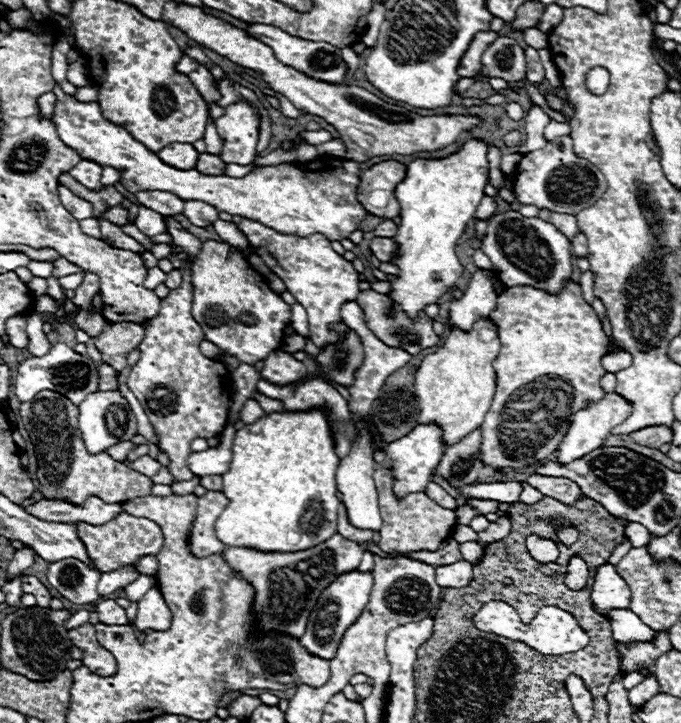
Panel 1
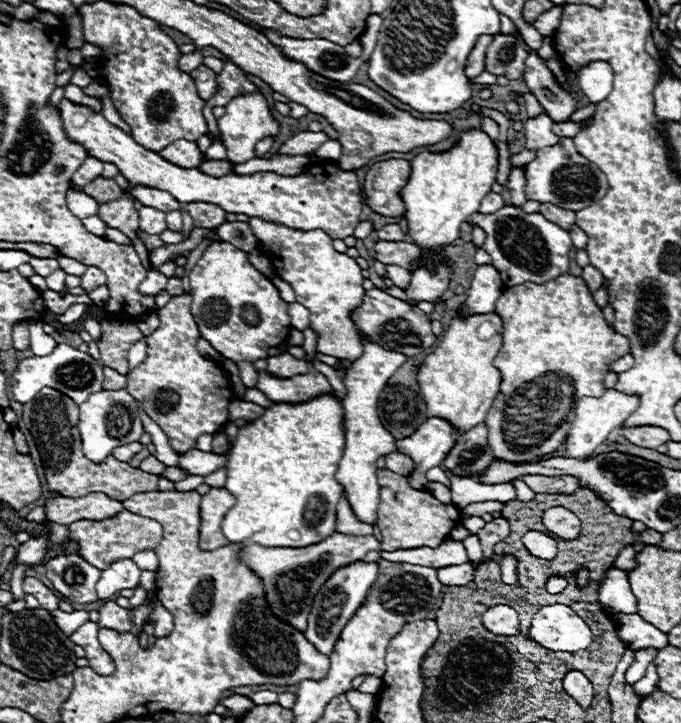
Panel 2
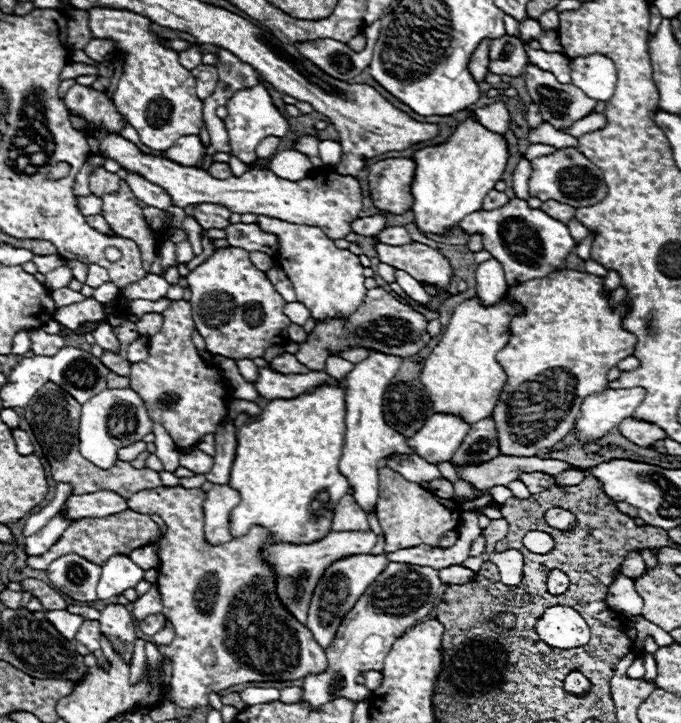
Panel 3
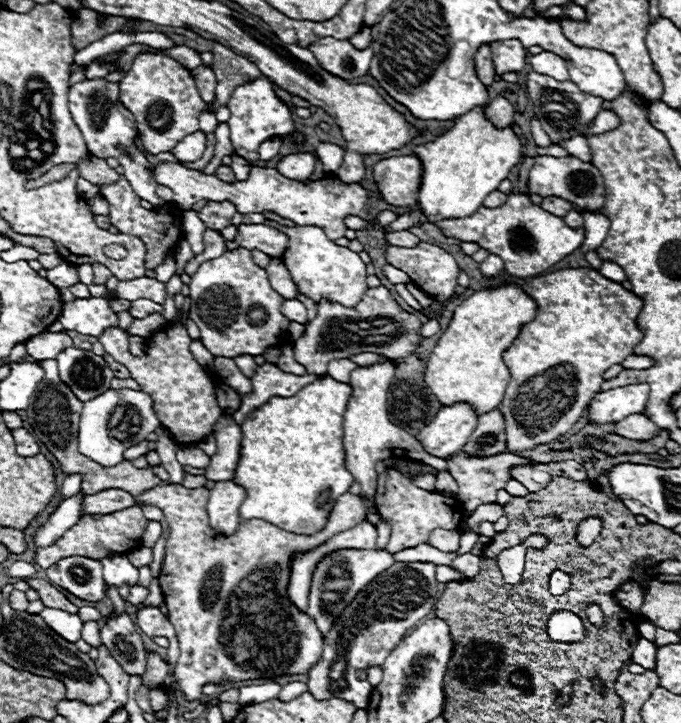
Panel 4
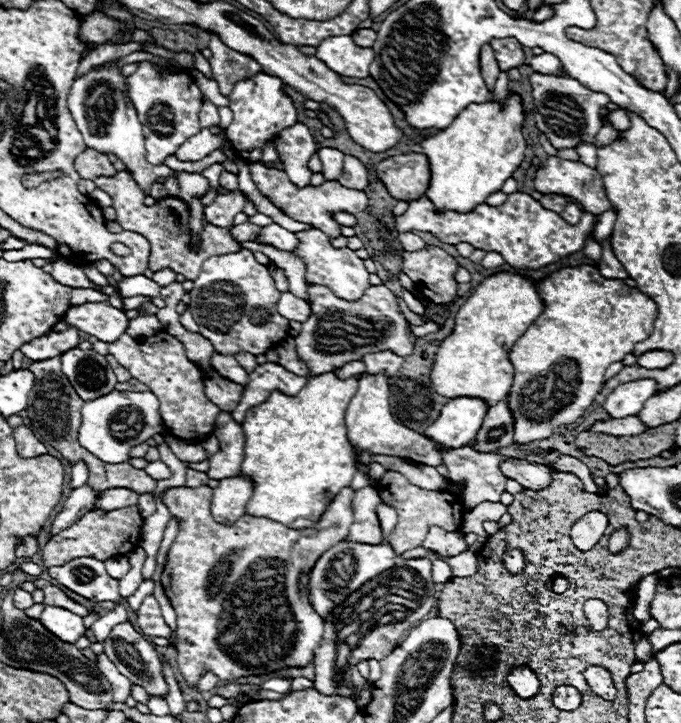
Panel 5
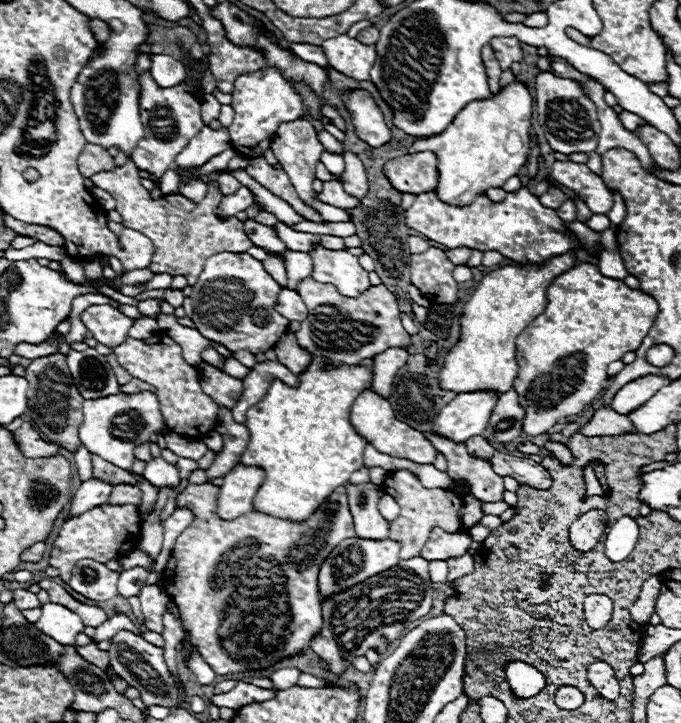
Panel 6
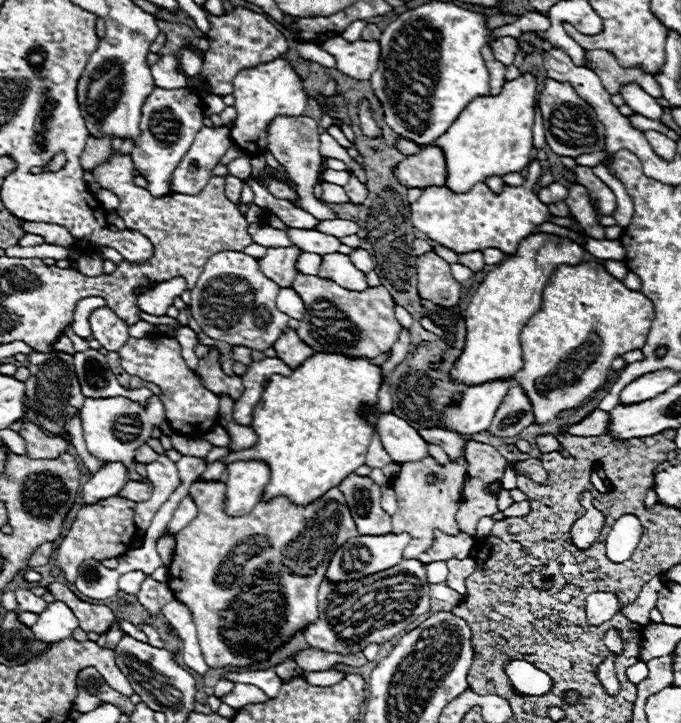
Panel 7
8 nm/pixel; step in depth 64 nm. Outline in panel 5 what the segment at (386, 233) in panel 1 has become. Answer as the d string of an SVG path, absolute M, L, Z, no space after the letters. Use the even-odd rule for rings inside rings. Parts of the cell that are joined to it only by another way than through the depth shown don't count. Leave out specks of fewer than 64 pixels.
M404 232L404 234L400 234L400 246L404 248L404 250L420 250L420 248L424 248L424 240L420 238L420 236L416 236L416 234L412 234L412 232Z

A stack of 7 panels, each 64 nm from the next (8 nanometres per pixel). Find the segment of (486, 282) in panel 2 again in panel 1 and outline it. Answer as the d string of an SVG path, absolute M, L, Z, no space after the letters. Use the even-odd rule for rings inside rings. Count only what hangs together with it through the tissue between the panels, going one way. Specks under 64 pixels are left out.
M478 270L472 276L468 288L464 290L464 296L450 304L450 312L448 312L450 326L470 332L476 320L486 318L496 308L496 292L488 276L490 272Z

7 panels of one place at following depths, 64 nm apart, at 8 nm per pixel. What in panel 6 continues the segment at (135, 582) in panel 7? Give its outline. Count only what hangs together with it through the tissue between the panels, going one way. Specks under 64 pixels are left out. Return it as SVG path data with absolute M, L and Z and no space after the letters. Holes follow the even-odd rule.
M132 568L132 570L122 572L120 580L118 580L120 596L124 596L124 598L136 596L140 592L140 588L142 588L146 578L148 578L148 572L144 568Z

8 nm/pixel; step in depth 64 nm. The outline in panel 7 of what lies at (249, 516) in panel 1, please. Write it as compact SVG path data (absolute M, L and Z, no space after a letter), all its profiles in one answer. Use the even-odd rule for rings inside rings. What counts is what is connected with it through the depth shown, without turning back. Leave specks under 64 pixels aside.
M316 352L308 362L292 372L290 378L272 376L264 388L262 400L256 404L252 412L252 430L258 436L258 442L239 452L230 453L220 459L225 464L243 460L262 460L270 468L270 482L264 488L260 500L272 500L276 496L286 496L290 502L298 506L306 506L320 496L324 496L330 488L338 486L344 478L348 478L358 466L366 460L366 450L372 440L372 428L358 418L360 402L378 402L378 388L382 382L382 372L378 366L368 360L348 360L336 354Z

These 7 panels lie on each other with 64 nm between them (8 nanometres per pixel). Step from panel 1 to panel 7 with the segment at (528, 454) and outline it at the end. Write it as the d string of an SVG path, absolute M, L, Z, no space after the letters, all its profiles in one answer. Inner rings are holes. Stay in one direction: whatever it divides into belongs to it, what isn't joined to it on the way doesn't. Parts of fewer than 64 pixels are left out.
M602 264L560 266L544 288L544 306L520 332L524 366L514 380L532 404L534 424L546 424L564 410L580 408L608 380L612 360L646 344L652 322L652 300L628 290Z

